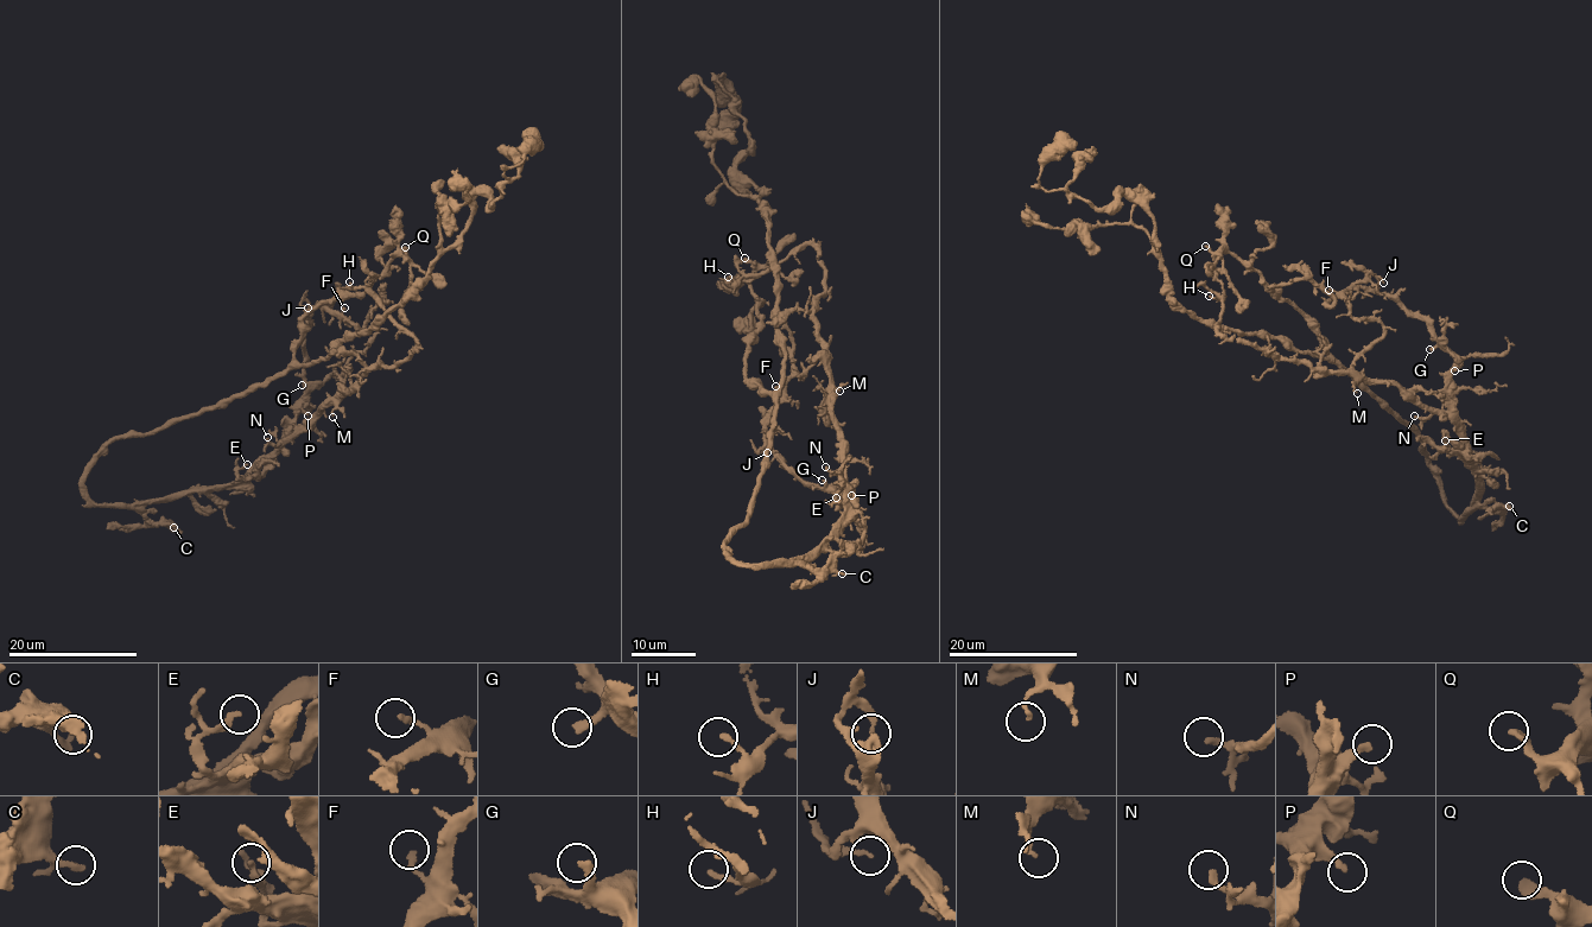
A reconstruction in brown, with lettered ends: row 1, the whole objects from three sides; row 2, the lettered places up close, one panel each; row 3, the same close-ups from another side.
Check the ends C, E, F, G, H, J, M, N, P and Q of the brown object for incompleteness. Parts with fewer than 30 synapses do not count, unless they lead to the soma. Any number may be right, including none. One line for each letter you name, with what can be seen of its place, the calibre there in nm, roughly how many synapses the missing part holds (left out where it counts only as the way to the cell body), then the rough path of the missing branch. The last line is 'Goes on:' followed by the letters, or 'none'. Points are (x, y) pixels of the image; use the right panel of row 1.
G: Place: (1429, 349). Thickness 280 nm. Roughly 45 synapses. Course of what is missing: (1429, 349), (1408, 348), (1364, 364), (1338, 360)
Goes on: G

